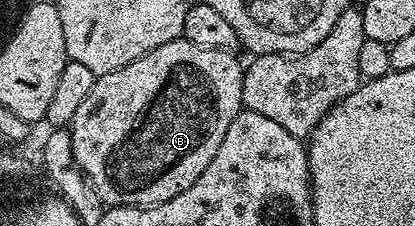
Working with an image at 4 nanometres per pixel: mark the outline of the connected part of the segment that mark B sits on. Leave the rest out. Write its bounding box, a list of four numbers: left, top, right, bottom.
[70,36,246,207]

